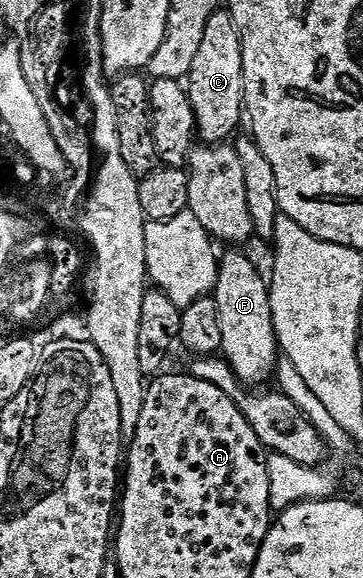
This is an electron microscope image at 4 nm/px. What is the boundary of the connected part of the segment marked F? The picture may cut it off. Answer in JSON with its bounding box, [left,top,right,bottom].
[213,248,281,388]

